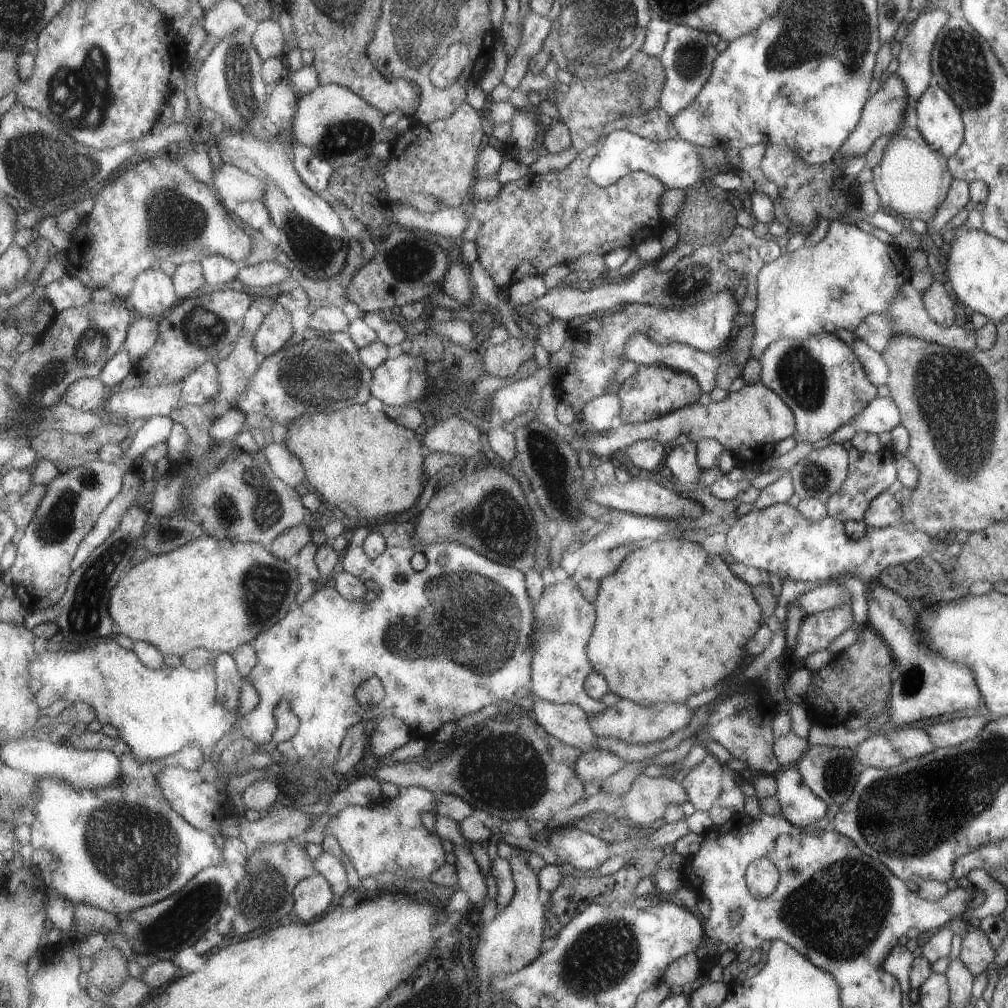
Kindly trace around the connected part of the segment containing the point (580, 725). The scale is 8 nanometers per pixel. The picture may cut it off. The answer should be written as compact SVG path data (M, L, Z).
M533 696L530 715L555 738L582 751L599 749L598 736L590 727L589 715L573 703L554 703Z

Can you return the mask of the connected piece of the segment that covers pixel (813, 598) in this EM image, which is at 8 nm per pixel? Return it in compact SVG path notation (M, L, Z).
M831 583L829 586L819 585L800 595L792 604L799 607L803 612L816 613L825 610L825 608L833 608L833 606L842 606L843 604L850 606L851 593L841 588L841 585Z

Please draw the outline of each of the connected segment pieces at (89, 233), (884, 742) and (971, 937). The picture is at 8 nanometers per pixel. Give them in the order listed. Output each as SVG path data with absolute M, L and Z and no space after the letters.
M170 149L153 157L139 157L127 168L121 178L107 184L94 200L93 210L81 220L72 232L68 272L90 289L106 288L122 300L131 294L138 276L153 268L157 261L171 261L177 266L205 257L221 255L236 262L244 260L251 252L251 236L237 225L237 220L227 214L227 209L207 183L199 182L190 170L183 166Z
M881 734L869 735L853 748L854 758L864 767L888 769L904 761L895 747Z
M969 927L968 932L962 936L958 959L963 966L971 972L973 976L985 973L986 969L992 964L994 948L990 945L988 938L977 927Z

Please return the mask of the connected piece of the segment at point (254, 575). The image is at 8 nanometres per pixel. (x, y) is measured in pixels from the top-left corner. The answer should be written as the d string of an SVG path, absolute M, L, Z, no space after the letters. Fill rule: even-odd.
M207 535L169 554L151 556L129 570L111 593L110 613L116 632L134 641L149 642L166 655L175 654L182 658L195 649L232 653L282 621L295 606L303 583L295 561L277 558L269 547L253 541L233 542Z

